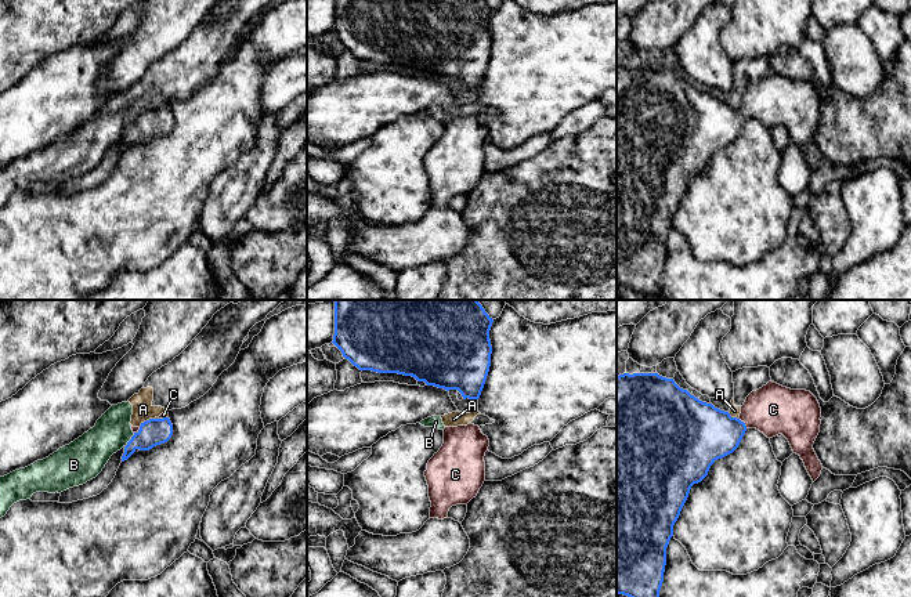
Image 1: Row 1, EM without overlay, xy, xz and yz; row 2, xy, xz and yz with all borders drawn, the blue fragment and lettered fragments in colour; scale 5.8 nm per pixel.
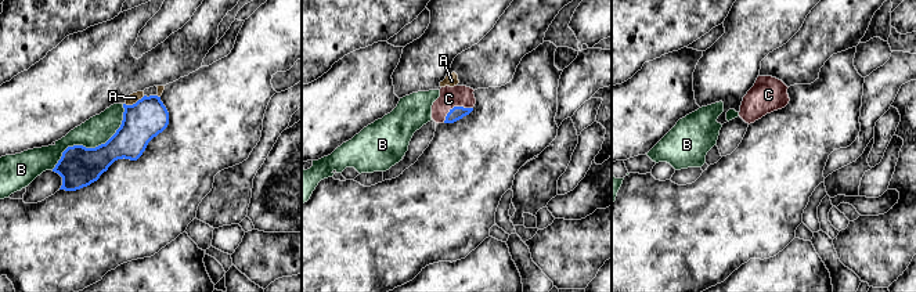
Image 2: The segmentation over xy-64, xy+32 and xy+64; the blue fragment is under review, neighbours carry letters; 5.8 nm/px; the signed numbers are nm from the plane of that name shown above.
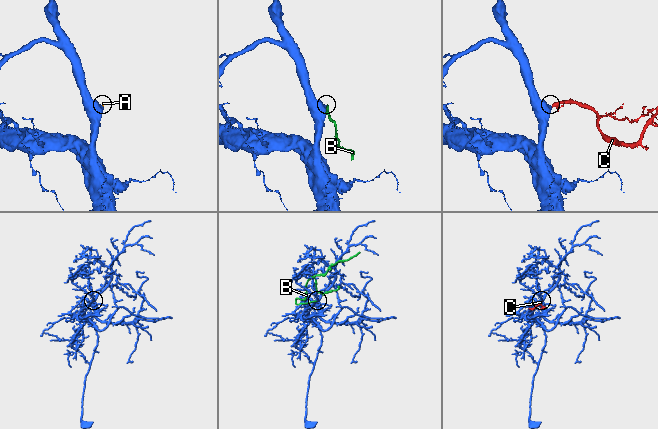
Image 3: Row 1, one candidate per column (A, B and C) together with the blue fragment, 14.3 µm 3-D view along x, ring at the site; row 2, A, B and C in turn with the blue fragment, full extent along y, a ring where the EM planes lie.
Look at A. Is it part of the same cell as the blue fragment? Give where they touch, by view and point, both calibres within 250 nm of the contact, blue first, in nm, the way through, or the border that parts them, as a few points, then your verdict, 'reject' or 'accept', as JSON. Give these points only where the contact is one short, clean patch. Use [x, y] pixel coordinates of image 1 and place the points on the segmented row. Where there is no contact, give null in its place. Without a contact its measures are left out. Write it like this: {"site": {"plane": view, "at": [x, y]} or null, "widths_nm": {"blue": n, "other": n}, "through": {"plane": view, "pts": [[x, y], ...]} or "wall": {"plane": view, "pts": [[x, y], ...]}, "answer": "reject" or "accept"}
{"site": {"plane": "xy", "at": [145, 422]}, "widths_nm": {"blue": 160, "other": 120}, "wall": {"plane": "xy", "pts": [[154, 418], [138, 426]]}, "answer": "reject"}

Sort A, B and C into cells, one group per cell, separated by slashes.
A B / C

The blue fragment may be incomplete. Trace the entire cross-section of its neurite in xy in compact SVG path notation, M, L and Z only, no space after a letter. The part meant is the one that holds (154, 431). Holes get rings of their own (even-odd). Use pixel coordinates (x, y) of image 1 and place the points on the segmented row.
M167 412L141 423L140 427L131 426L131 430L134 435L124 446L122 462L127 460L137 449L149 451L156 445L167 442L173 435L173 424Z

